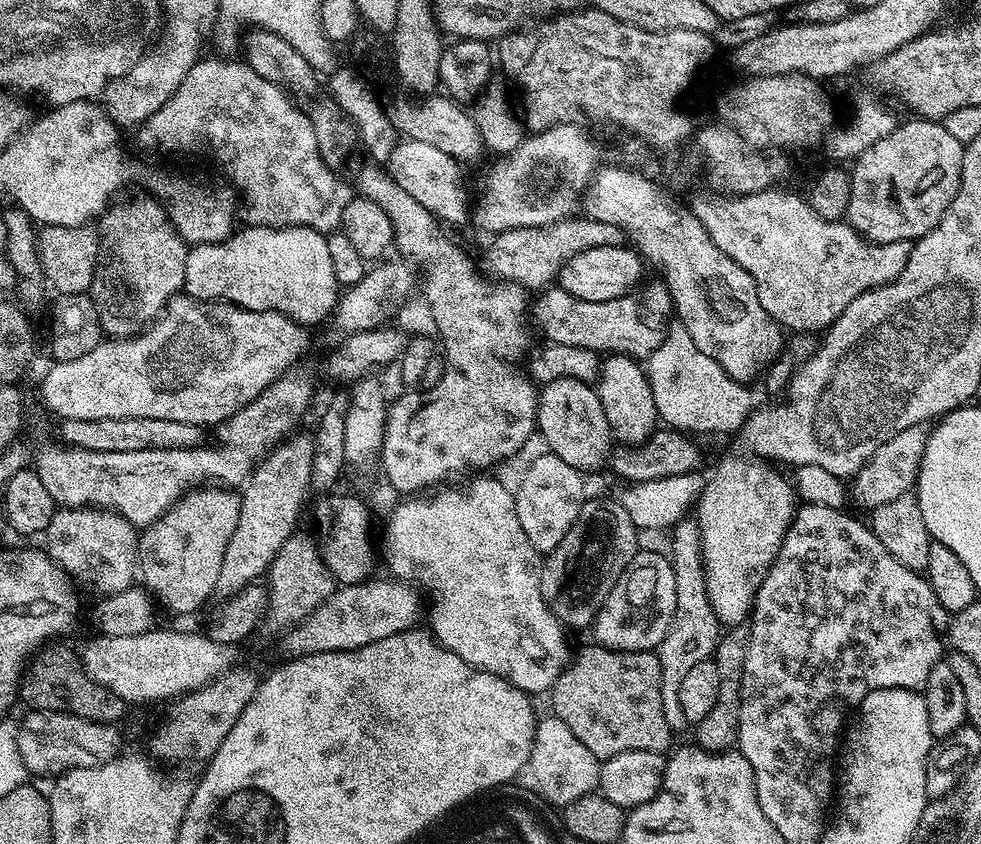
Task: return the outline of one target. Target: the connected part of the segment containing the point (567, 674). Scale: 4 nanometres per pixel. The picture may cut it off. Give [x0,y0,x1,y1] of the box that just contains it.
[551,642,674,762]

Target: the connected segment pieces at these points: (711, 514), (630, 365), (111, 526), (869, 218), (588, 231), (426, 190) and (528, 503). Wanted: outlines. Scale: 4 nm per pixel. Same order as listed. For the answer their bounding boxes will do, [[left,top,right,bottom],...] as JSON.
[[694,460,798,625],[598,354,658,446],[46,506,138,594],[846,118,964,244],[488,218,626,290],[386,138,470,224],[514,454,585,554]]

